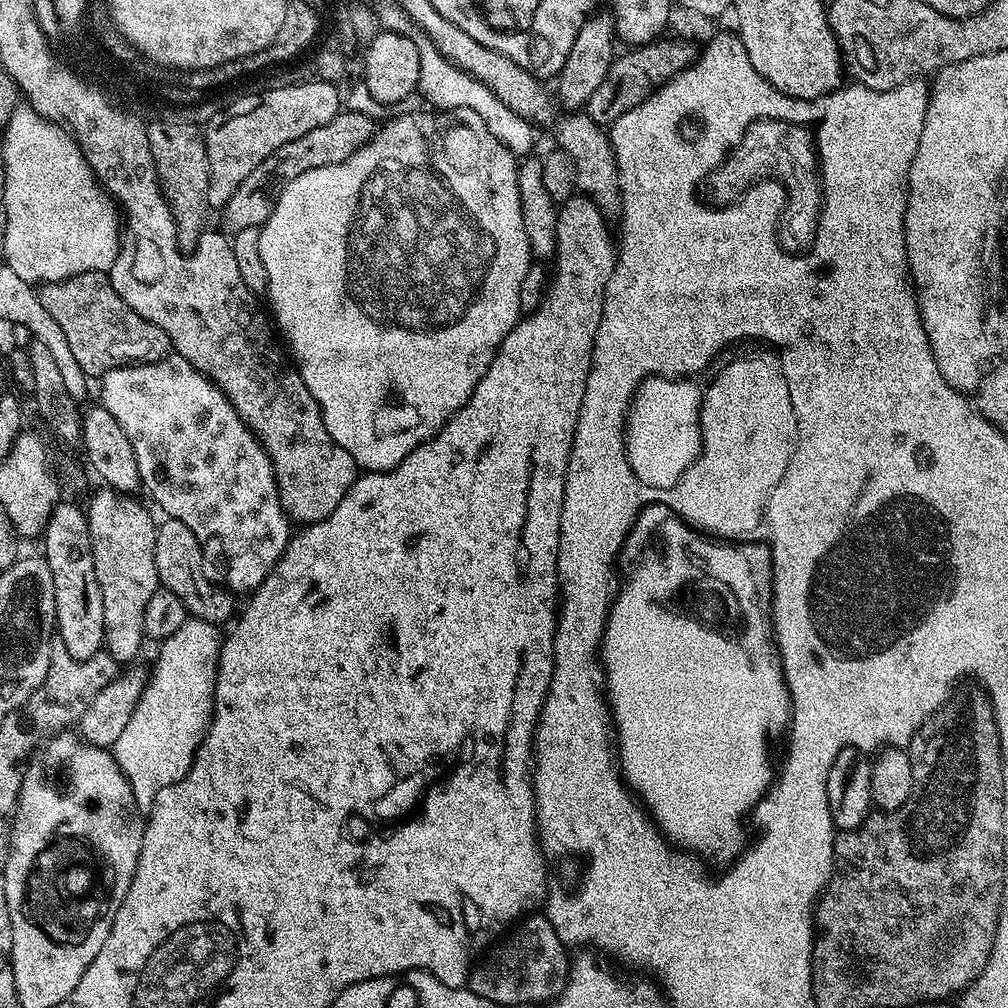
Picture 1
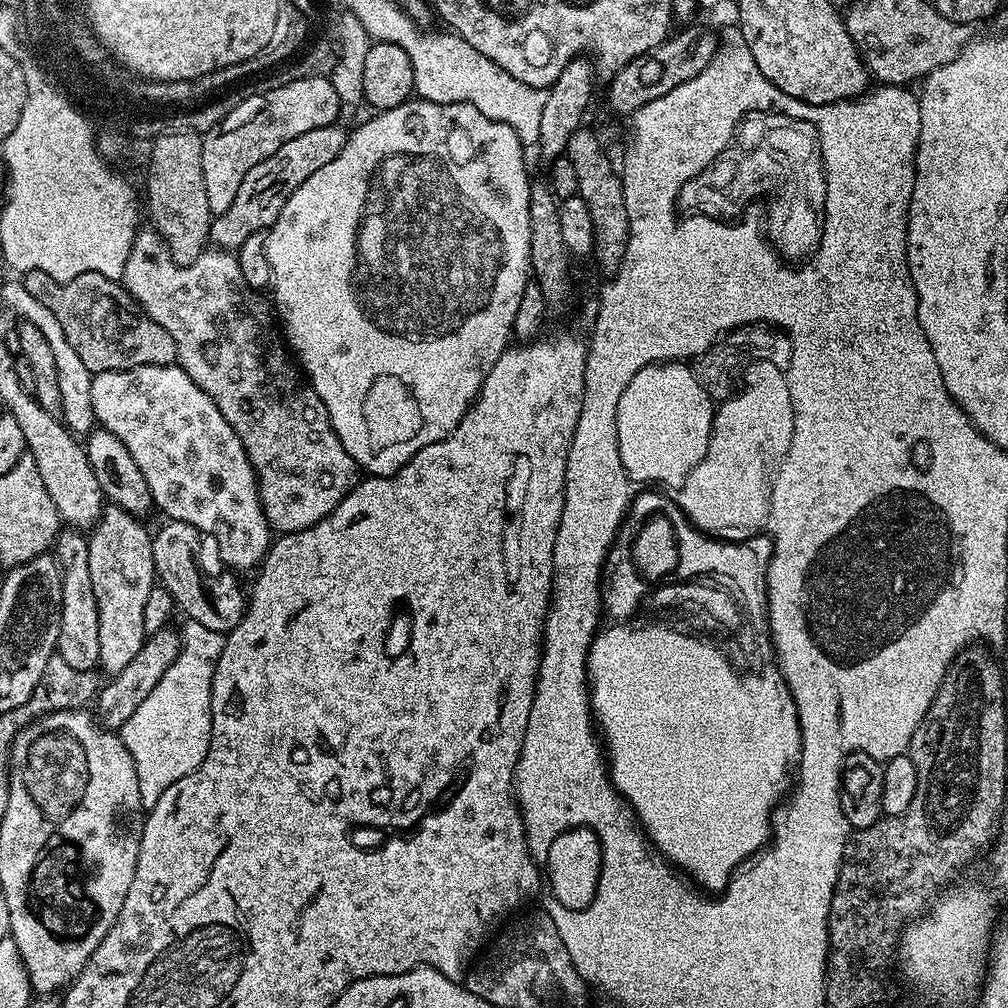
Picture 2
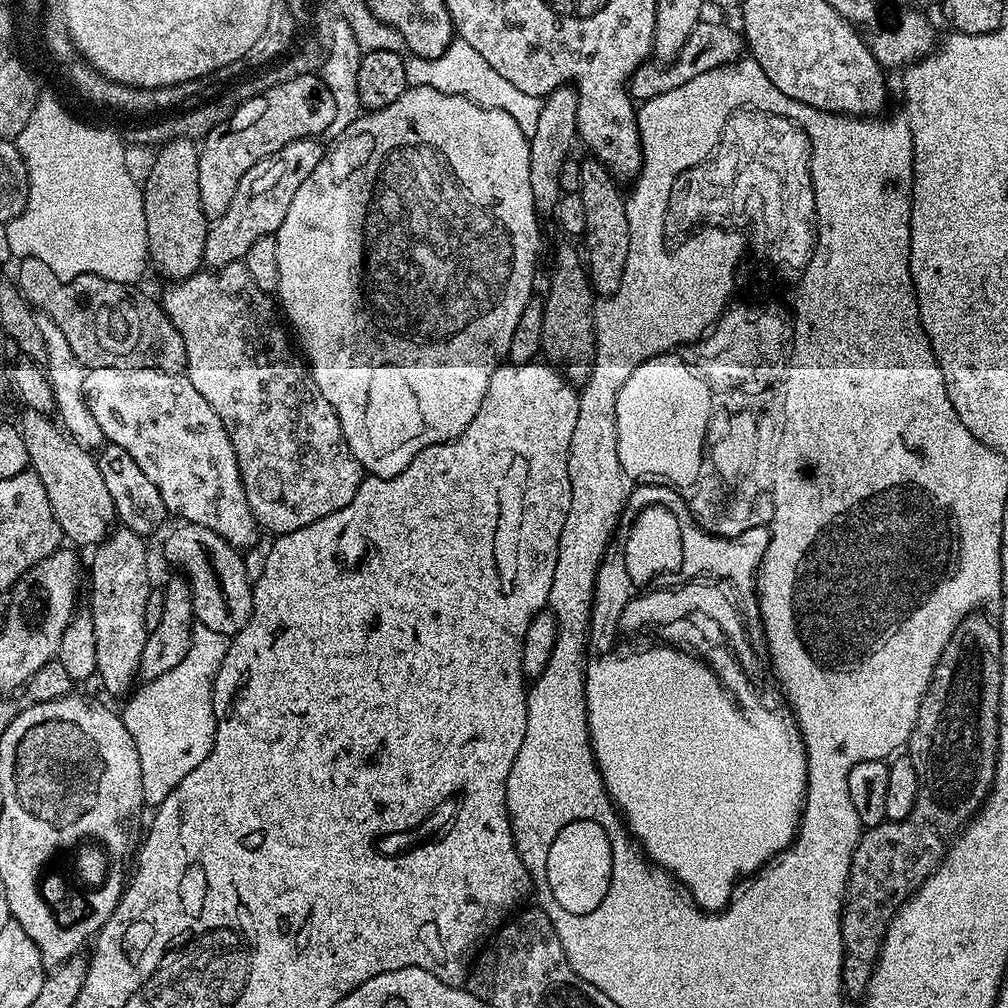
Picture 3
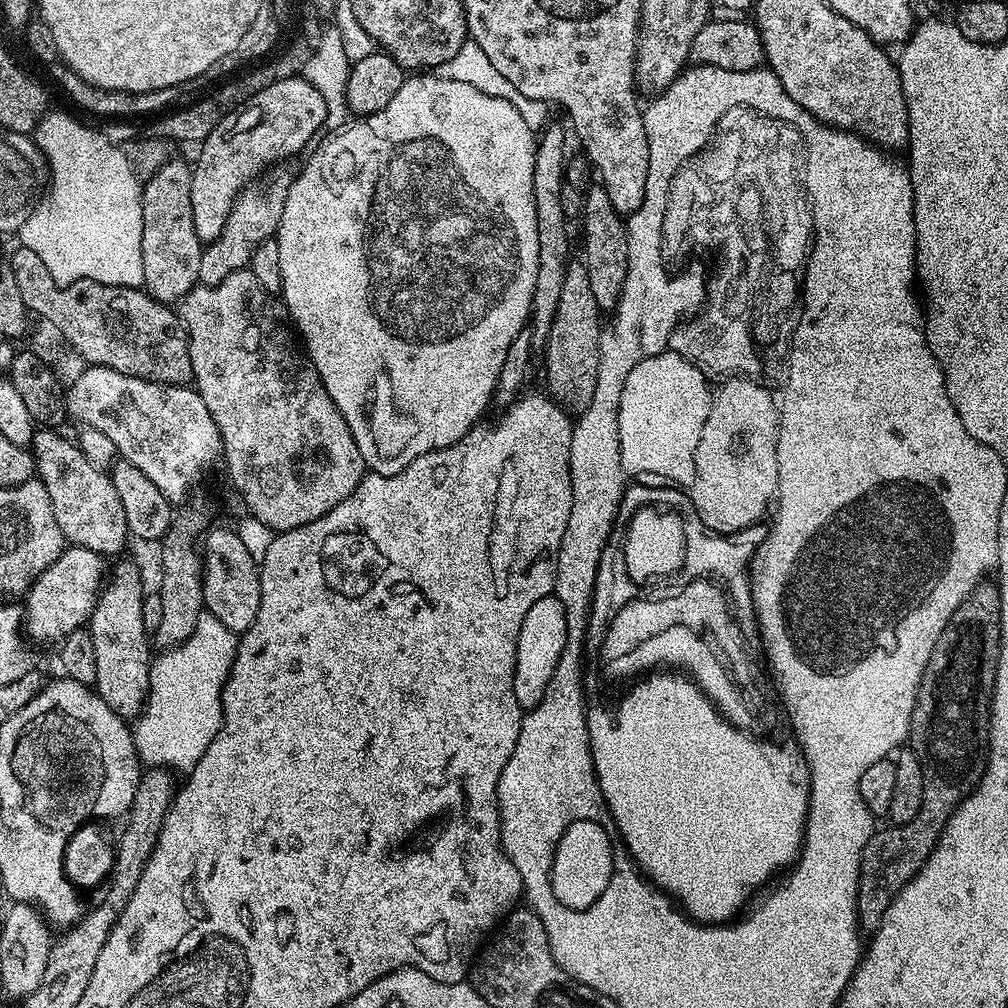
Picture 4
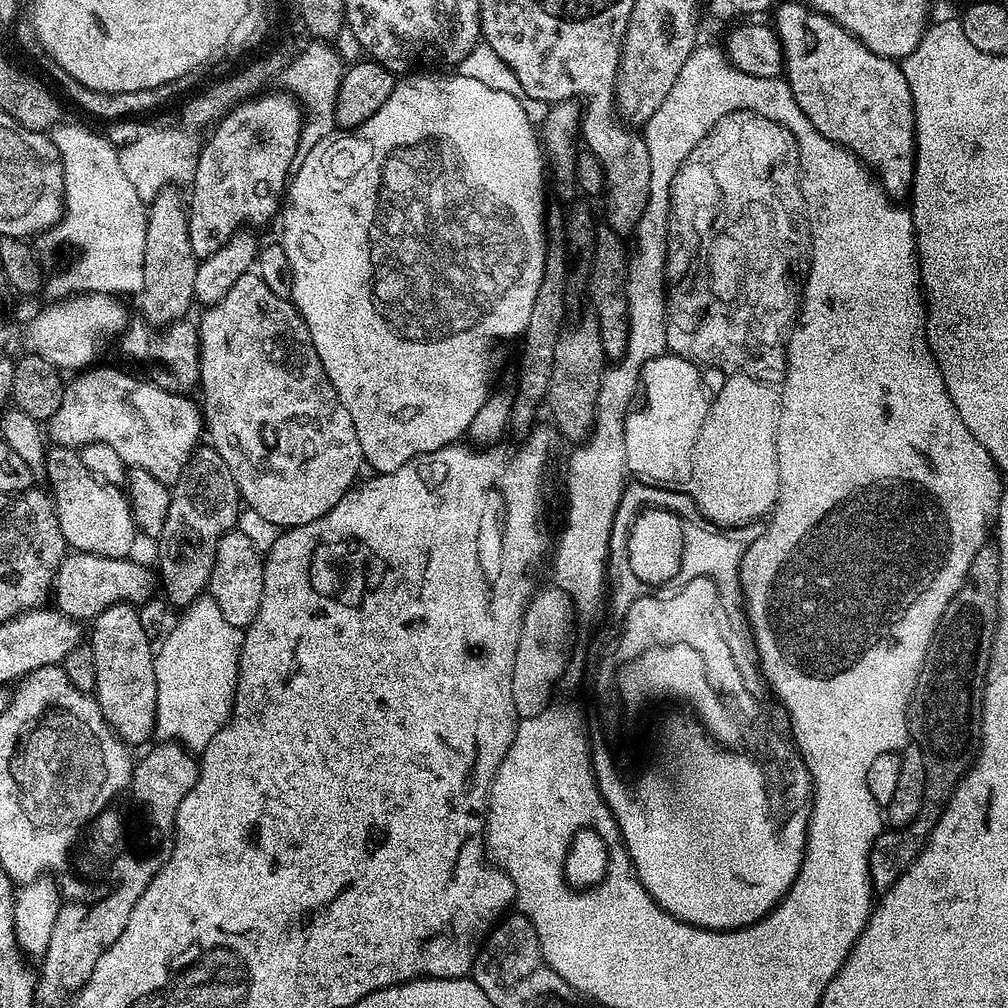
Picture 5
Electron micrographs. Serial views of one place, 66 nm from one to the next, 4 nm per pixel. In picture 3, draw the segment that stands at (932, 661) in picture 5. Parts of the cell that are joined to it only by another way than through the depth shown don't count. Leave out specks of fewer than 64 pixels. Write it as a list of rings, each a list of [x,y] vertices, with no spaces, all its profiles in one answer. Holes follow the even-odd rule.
[[[977,610],[956,627],[946,650],[938,658],[938,666],[930,678],[930,686],[920,703],[914,730],[906,745],[906,755],[918,774],[918,798],[914,810],[899,822],[885,822],[867,829],[861,835],[850,862],[848,889],[844,891],[844,909],[840,911],[840,929],[844,943],[844,961],[840,983],[843,991],[856,998],[868,990],[872,972],[880,958],[880,947],[894,914],[913,892],[924,885],[924,879],[939,866],[948,845],[964,825],[980,810],[994,782],[998,738],[1000,737],[1000,687],[1002,686],[1002,646],[995,619]]]

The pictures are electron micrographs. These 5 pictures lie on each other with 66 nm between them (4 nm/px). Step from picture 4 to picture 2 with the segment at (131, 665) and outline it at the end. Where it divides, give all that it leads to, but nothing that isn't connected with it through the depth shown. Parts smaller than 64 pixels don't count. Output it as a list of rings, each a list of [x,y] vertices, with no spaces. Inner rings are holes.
[[[115,506],[105,507],[104,513],[100,515],[100,522],[95,528],[91,529],[88,536],[88,549],[90,550],[90,582],[94,585],[94,599],[98,602],[98,646],[100,647],[99,667],[108,671],[109,677],[117,676],[126,665],[138,654],[138,650],[142,650],[146,639],[146,633],[142,626],[142,613],[146,607],[146,598],[150,594],[150,590],[157,583],[156,567],[154,566],[154,550],[152,549],[153,533],[148,532],[148,528],[144,525],[145,521],[141,517],[134,514],[126,514],[126,510]]]

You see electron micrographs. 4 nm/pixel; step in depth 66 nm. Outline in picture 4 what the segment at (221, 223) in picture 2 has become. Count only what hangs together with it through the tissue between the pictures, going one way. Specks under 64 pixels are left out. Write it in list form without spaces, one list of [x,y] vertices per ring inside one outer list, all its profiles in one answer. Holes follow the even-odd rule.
[[[281,162],[261,172],[257,179],[245,184],[226,218],[226,226],[222,226],[222,234],[204,244],[202,266],[198,269],[200,284],[217,284],[222,282],[222,278],[230,278],[230,274],[247,268],[254,250],[258,250],[262,242],[275,237],[282,222],[286,194],[290,194],[290,186],[296,179],[297,169],[291,168],[292,166],[291,163]]]

